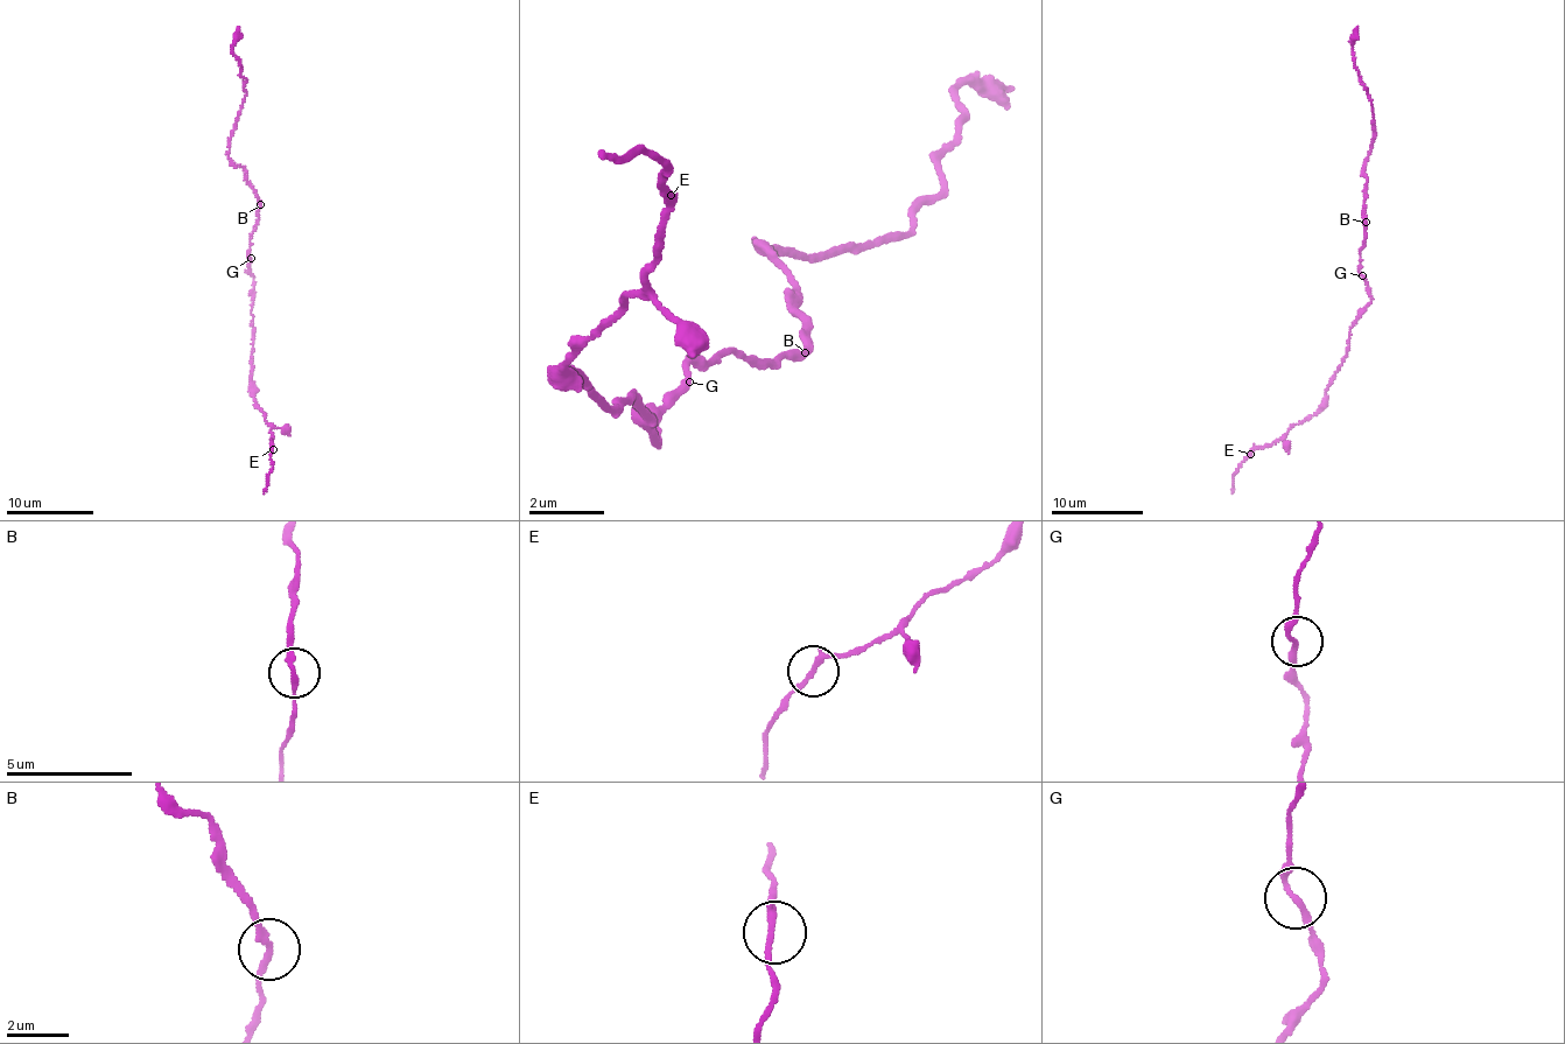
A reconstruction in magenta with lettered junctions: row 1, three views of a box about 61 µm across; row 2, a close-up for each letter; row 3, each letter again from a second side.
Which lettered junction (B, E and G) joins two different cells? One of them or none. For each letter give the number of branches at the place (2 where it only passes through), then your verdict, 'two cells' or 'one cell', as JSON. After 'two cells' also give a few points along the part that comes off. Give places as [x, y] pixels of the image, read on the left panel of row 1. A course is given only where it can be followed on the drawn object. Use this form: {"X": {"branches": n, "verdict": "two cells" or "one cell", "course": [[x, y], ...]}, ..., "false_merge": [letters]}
{"B": {"branches": 2, "verdict": "one cell"}, "E": {"branches": 2, "verdict": "one cell"}, "G": {"branches": 2, "verdict": "one cell"}, "false_merge": []}

